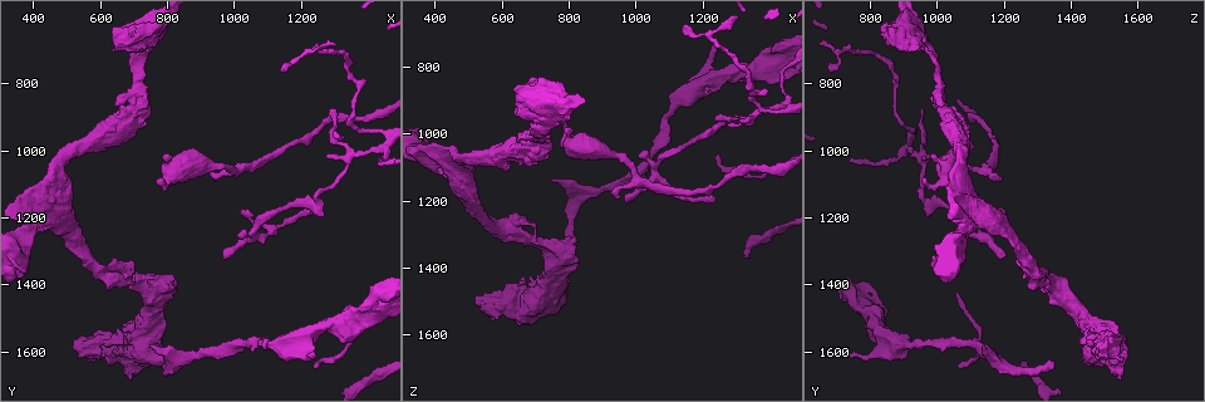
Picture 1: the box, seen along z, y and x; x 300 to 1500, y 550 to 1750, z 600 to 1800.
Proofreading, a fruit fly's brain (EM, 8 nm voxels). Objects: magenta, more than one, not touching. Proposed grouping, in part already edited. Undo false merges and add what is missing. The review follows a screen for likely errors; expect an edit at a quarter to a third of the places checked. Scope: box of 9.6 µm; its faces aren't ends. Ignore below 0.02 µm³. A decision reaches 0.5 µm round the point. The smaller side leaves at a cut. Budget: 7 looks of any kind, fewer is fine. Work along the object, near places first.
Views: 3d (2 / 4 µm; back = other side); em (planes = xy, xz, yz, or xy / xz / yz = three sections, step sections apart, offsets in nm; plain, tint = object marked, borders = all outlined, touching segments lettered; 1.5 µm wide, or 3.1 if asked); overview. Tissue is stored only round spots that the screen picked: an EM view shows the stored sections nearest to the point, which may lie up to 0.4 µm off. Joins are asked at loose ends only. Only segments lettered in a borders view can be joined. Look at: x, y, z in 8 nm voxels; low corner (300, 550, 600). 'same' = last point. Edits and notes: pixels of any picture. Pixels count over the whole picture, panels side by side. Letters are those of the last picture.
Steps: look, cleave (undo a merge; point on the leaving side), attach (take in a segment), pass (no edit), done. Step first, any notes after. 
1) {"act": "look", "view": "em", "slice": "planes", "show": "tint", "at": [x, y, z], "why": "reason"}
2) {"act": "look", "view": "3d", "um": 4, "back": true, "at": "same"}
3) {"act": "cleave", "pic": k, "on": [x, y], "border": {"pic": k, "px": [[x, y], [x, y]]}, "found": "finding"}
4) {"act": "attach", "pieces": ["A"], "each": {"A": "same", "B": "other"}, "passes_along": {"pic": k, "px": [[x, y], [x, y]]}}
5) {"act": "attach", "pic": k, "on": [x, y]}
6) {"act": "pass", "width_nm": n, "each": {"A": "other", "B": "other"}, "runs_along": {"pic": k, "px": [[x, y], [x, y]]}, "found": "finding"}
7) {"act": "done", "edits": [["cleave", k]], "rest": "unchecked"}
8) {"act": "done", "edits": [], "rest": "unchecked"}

{"act": "look", "view": "3d", "um": 4, "at": [960, 1310, 1200], "why": "an open end"}

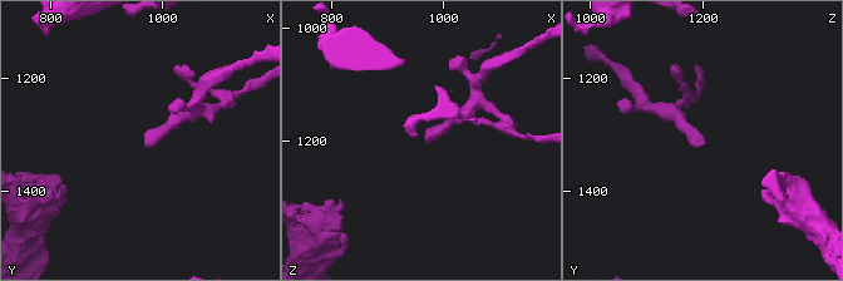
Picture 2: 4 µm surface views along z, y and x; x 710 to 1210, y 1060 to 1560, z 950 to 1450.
{"act": "look", "view": "em", "slice": "planes", "show": "plain", "at": [970, 1320, 1195], "why": "now the EM"}

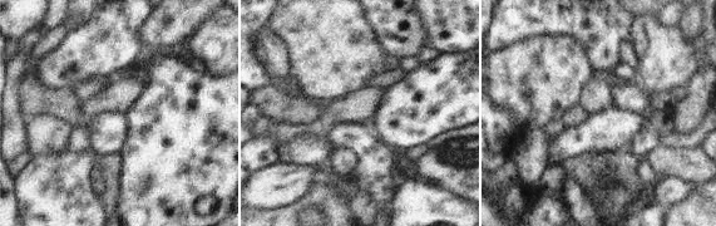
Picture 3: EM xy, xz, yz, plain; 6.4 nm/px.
{"act": "look", "view": "em", "slice": "planes", "show": "borders", "at": "same", "why": "see the neighbours"}

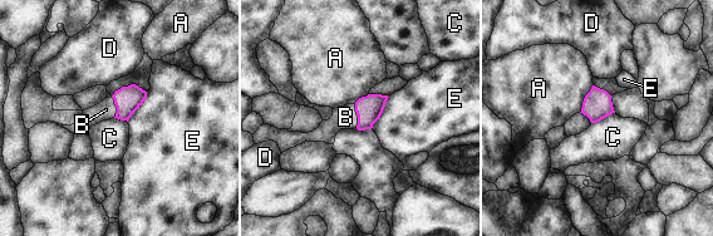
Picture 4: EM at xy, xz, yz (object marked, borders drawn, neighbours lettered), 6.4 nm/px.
{"act": "attach", "pic": 4, "on": [345, 117], "each": {"A": "other", "B": "same", "C": "other", "D": "other", "E": "other"}, "passes_along": {"pic": 4, "px": [[369, 108], [357, 114], [345, 117]]}, "found": "it goes on there"}

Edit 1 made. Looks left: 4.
{"act": "look", "view": "em", "slice": "yz", "step": 4, "show": "tint", "at": [740, 1650, 1530]}

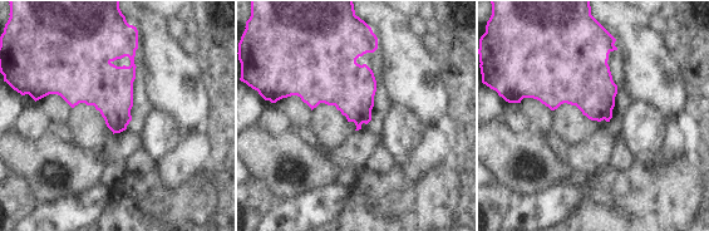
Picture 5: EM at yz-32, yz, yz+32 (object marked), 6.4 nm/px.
{"act": "look", "view": "em", "slice": "planes", "show": "borders", "at": "same"}

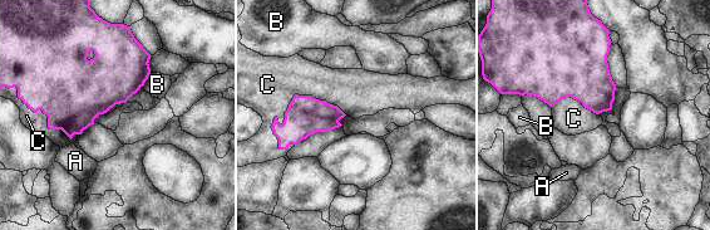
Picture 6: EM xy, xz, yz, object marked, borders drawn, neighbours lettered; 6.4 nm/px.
{"act": "pass", "each": {"A": "other", "B": "other", "C": "other"}, "border": {"pic": 6, "px": [[346, 114], [295, 94], [270, 127]]}, "found": "no lettered segment goes on from it"}

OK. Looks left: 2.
{"act": "look", "view": "em", "slice": "planes", "show": "borders", "at": [840, 1630, 1180], "why": "a fork"}

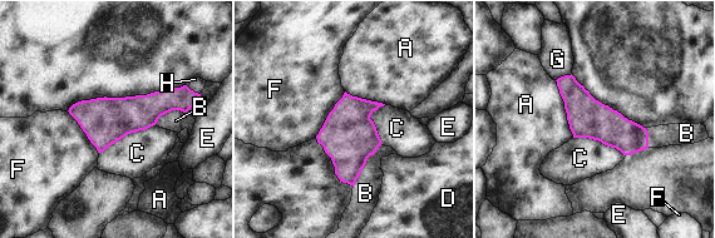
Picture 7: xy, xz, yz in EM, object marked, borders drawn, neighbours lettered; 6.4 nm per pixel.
{"act": "pass", "each": {"A": "other", "B": "other", "C": "other", "D": "other", "E": "other", "F": "other", "G": "other", "H": "other"}, "found": "continuous, no second cell"}

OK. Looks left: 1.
{"act": "done", "edits": [["attach", 4]], "rest": "unchecked"}

